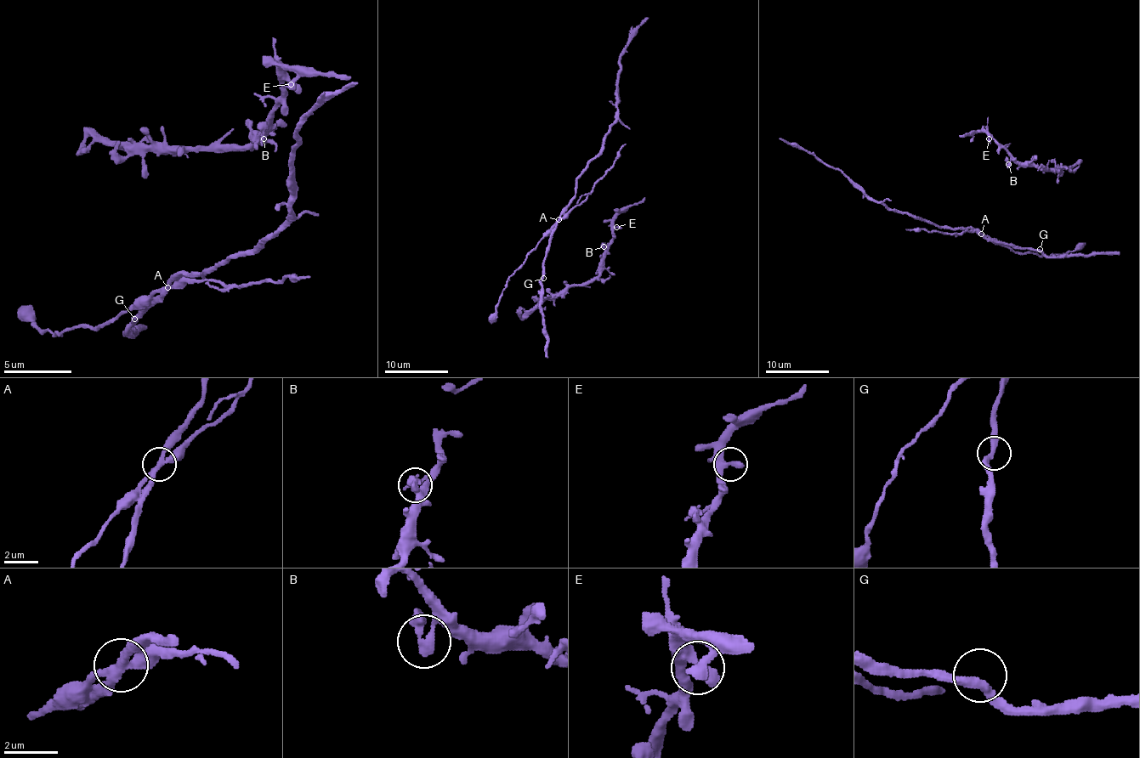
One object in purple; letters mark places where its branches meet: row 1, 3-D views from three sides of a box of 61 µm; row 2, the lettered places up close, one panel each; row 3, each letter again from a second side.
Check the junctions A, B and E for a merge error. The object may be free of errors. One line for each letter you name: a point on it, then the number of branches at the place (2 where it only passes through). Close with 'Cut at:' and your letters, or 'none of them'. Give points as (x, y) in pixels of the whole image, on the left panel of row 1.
A: Place: (167, 287). Branches: 2
Cut at: A

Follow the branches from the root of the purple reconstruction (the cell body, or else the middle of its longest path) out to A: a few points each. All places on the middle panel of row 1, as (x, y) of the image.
A: (548, 240), (549, 232), (559, 219)

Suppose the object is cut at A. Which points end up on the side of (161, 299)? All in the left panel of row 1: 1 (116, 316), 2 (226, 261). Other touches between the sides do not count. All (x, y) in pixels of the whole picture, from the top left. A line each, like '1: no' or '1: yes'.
1: no
2: yes

